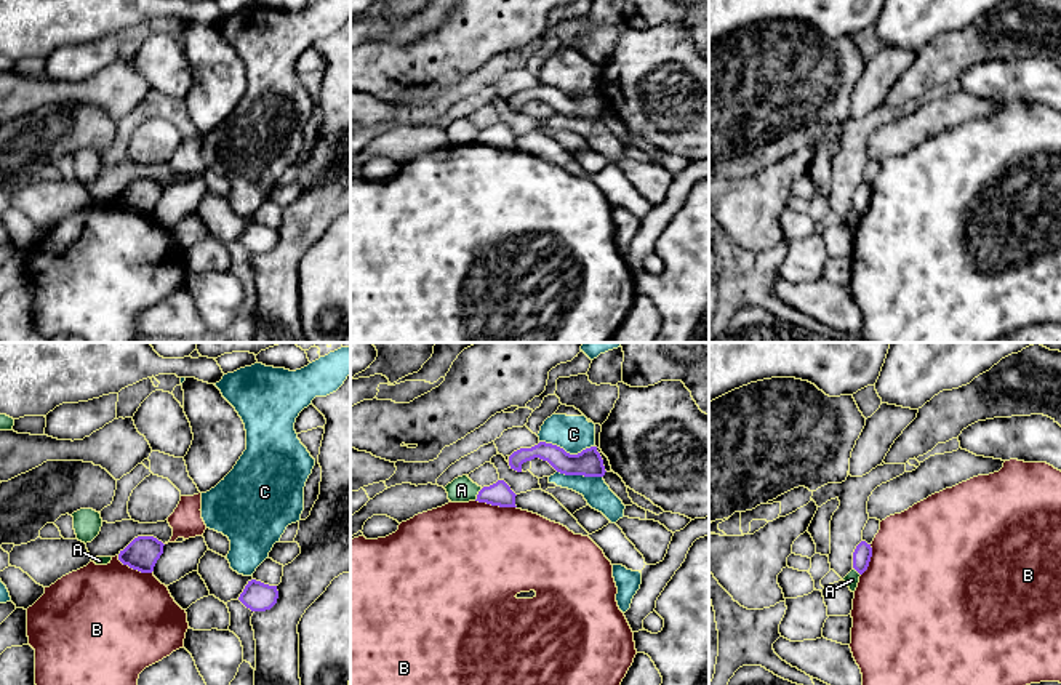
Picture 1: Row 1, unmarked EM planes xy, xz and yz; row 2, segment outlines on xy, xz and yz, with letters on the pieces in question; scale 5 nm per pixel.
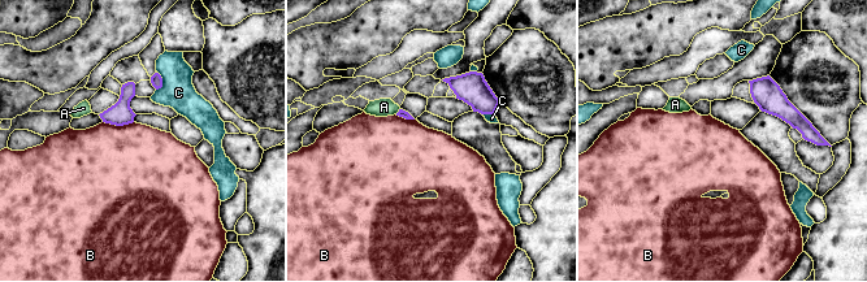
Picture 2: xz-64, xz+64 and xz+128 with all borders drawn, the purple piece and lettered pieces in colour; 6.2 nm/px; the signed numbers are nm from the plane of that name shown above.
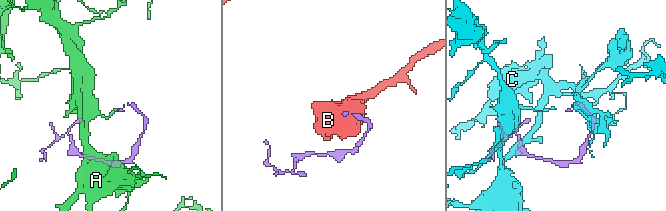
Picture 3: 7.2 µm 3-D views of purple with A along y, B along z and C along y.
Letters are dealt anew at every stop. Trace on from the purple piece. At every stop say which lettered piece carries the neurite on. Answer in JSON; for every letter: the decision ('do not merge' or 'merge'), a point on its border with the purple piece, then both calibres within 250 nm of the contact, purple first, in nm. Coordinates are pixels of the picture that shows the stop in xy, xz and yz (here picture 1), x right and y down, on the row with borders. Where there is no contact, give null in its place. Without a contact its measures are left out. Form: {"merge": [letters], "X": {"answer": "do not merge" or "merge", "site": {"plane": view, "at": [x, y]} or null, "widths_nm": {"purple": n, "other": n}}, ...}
{"merge": [], "A": {"answer": "do not merge", "site": {"plane": "xz", "at": [477, 495]}, "widths_nm": {"purple": 120, "other": 130}}, "B": {"answer": "do not merge", "site": {"plane": "xz", "at": [496, 504]}, "widths_nm": {"purple": 120, "other": 480}}, "C": {"answer": "do not merge", "site": {"plane": "xz", "at": [565, 452]}, "widths_nm": {"purple": 140, "other": 180}}}

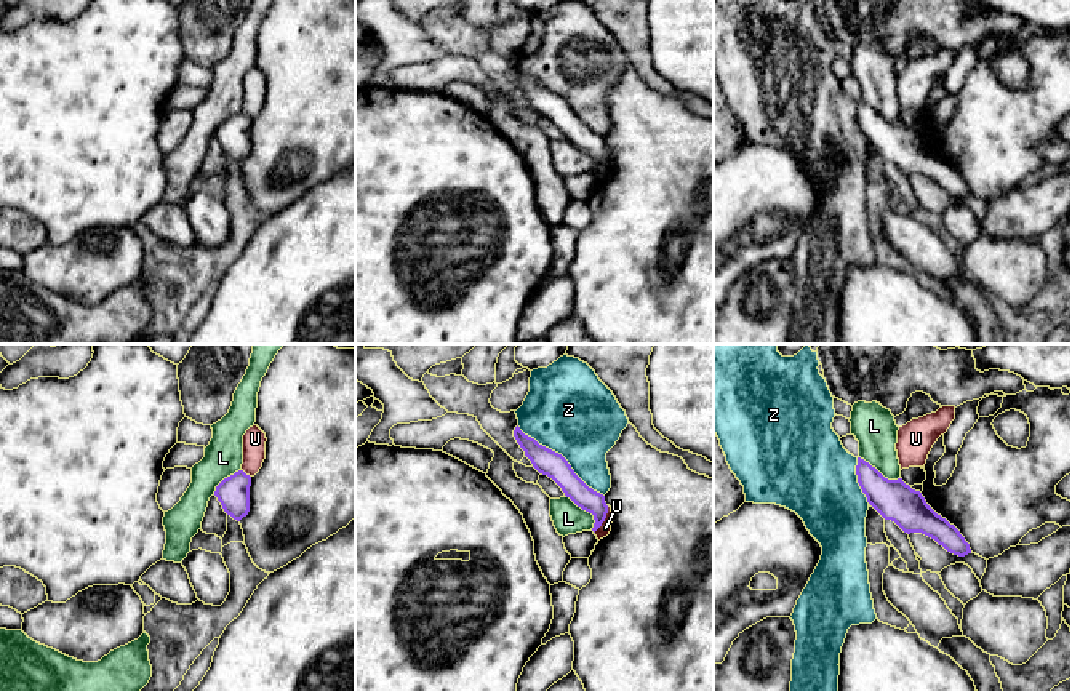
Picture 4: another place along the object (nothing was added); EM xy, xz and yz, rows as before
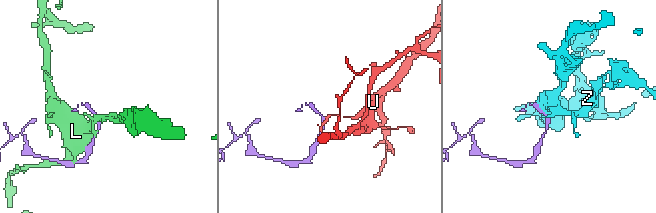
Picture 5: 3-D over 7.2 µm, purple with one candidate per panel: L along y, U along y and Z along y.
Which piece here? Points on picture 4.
{"merge": [], "L": {"answer": "do not merge", "site": {"plane": "xz", "at": [586, 511]}, "widths_nm": {"purple": 120, "other": 160}}, "U": {"answer": "do not merge", "site": {"plane": "xz", "at": [604, 520]}, "widths_nm": {"purple": 120, "other": 60}}, "Z": {"answer": "do not merge", "site": {"plane": "xz", "at": [562, 456]}, "widths_nm": {"purple": 130, "other": 440}}}

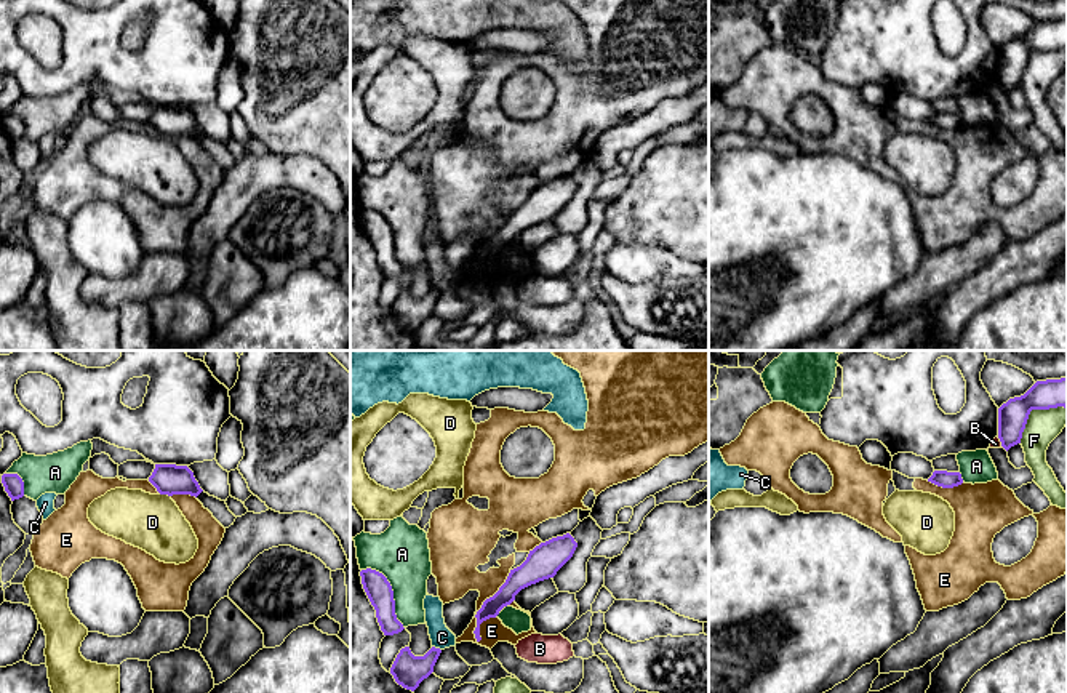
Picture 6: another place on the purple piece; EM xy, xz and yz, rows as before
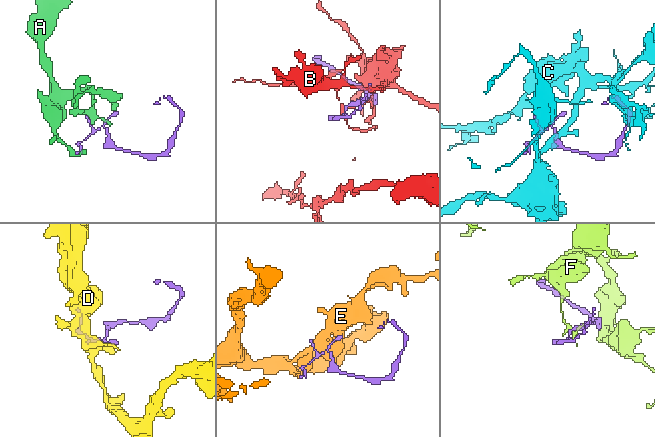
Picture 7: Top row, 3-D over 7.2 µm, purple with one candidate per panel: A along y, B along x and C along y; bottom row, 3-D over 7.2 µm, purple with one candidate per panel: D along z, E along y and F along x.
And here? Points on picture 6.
{"merge": [], "A": {"answer": "do not merge", "site": {"plane": "xz", "at": [392, 591]}, "widths_nm": {"purple": 130, "other": 280}}, "B": {"answer": "do not merge", "site": {"plane": "yz", "at": [1000, 440]}, "widths_nm": {"purple": 150, "other": 50}}, "C": {"answer": "do not merge", "site": {"plane": "xz", "at": [437, 648]}, "widths_nm": {"purple": 160, "other": 110}}, "D": {"answer": "do not merge", "site": {"plane": "xy", "at": [165, 493]}, "widths_nm": {"purple": 160, "other": 280}}, "E": {"answer": "do not merge", "site": {"plane": "xz", "at": [482, 605]}, "widths_nm": {"purple": 120, "other": 130}}, "F": {"answer": "do not merge", "site": {"plane": "yz", "at": [1032, 408]}, "widths_nm": {"purple": 150, "other": 170}}}

